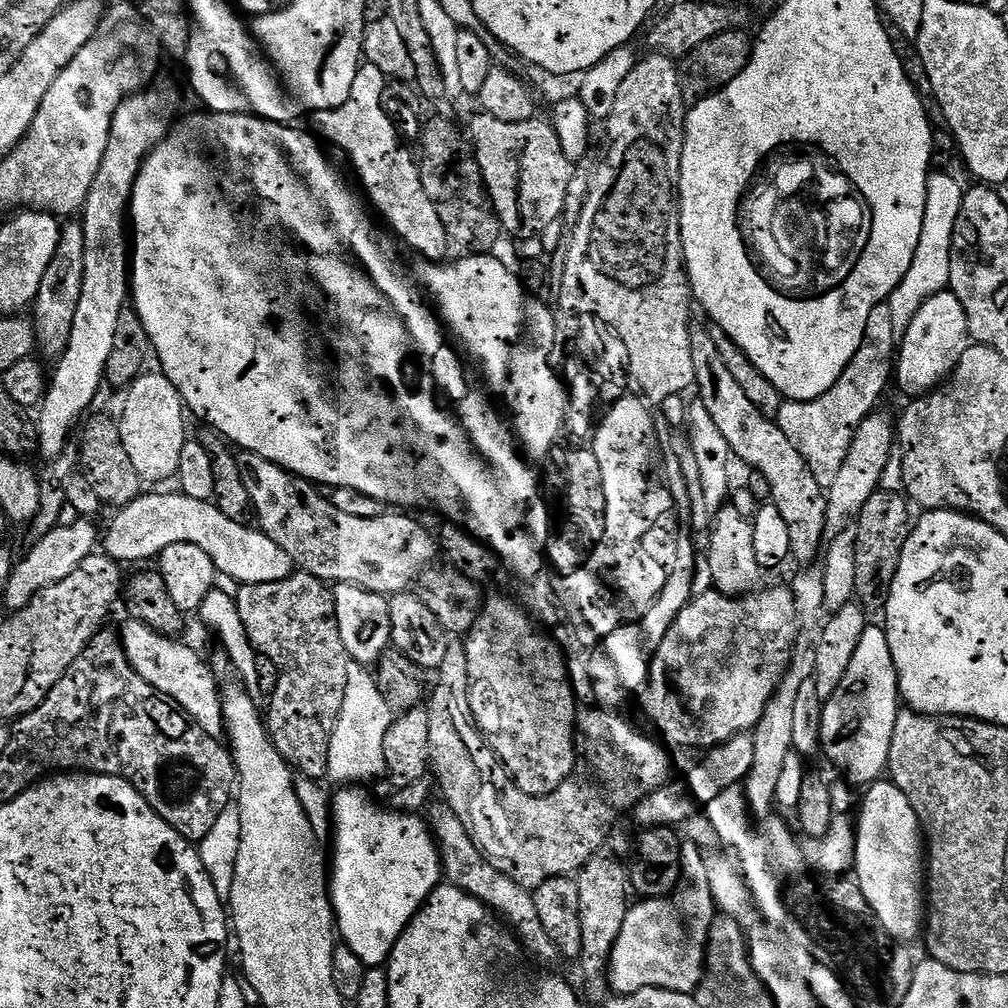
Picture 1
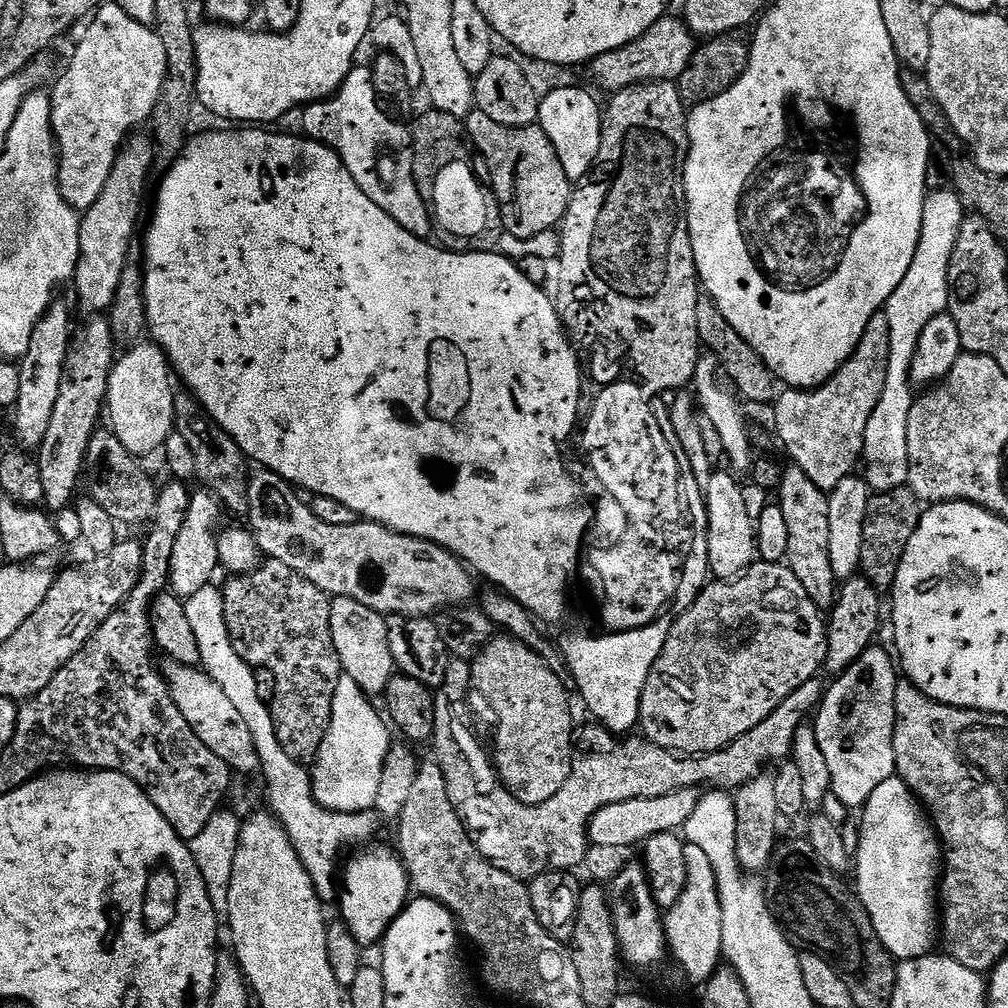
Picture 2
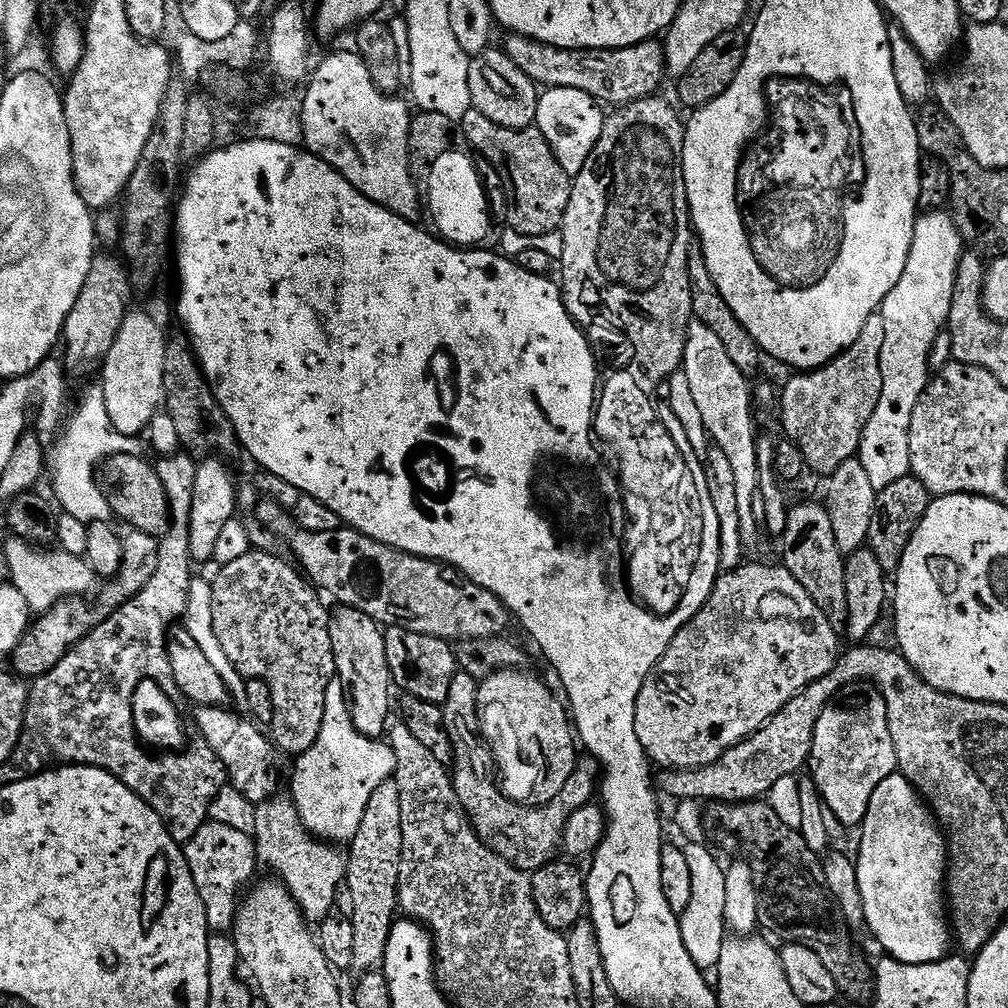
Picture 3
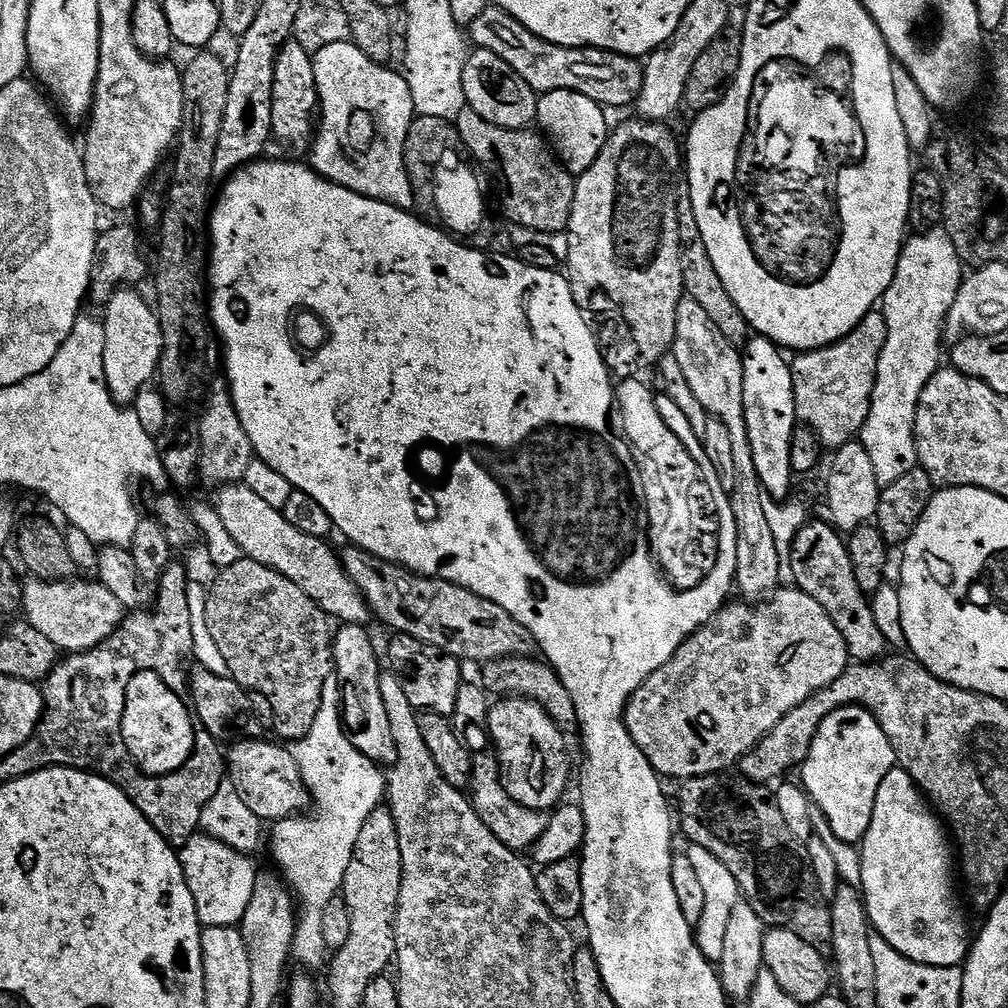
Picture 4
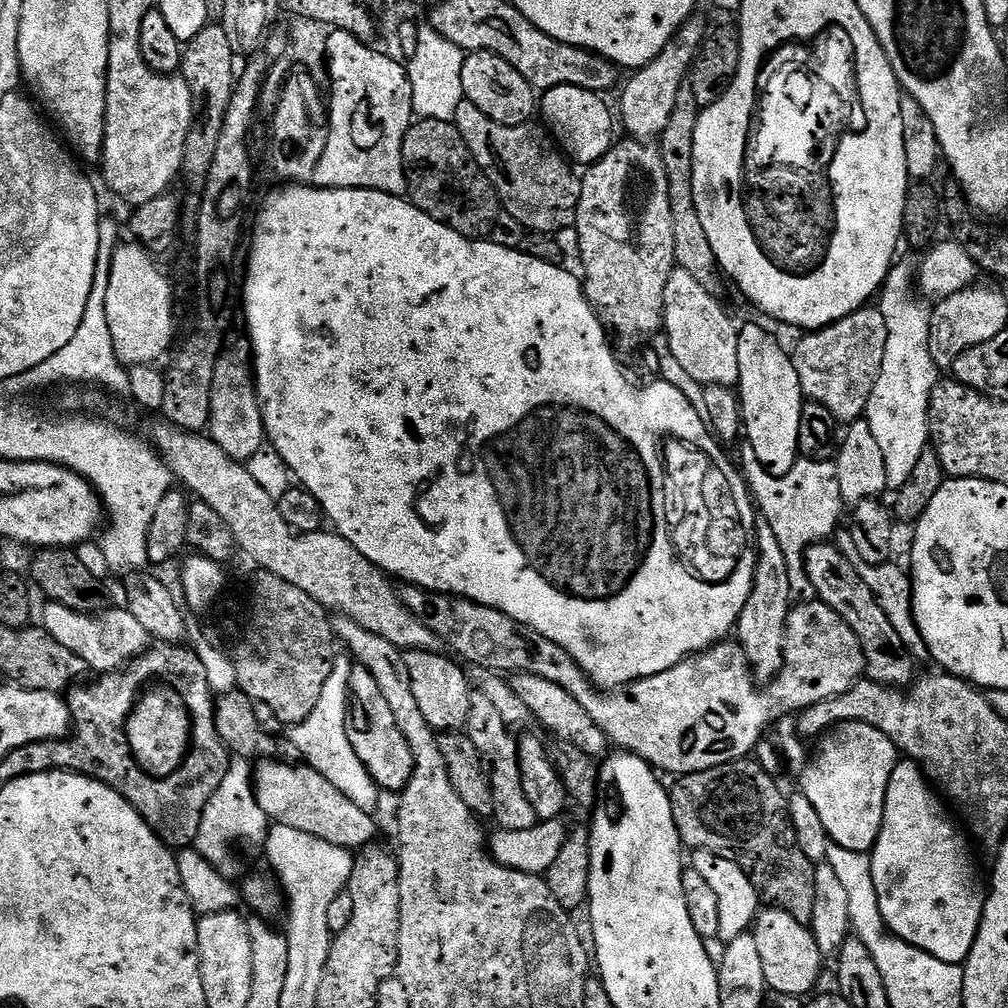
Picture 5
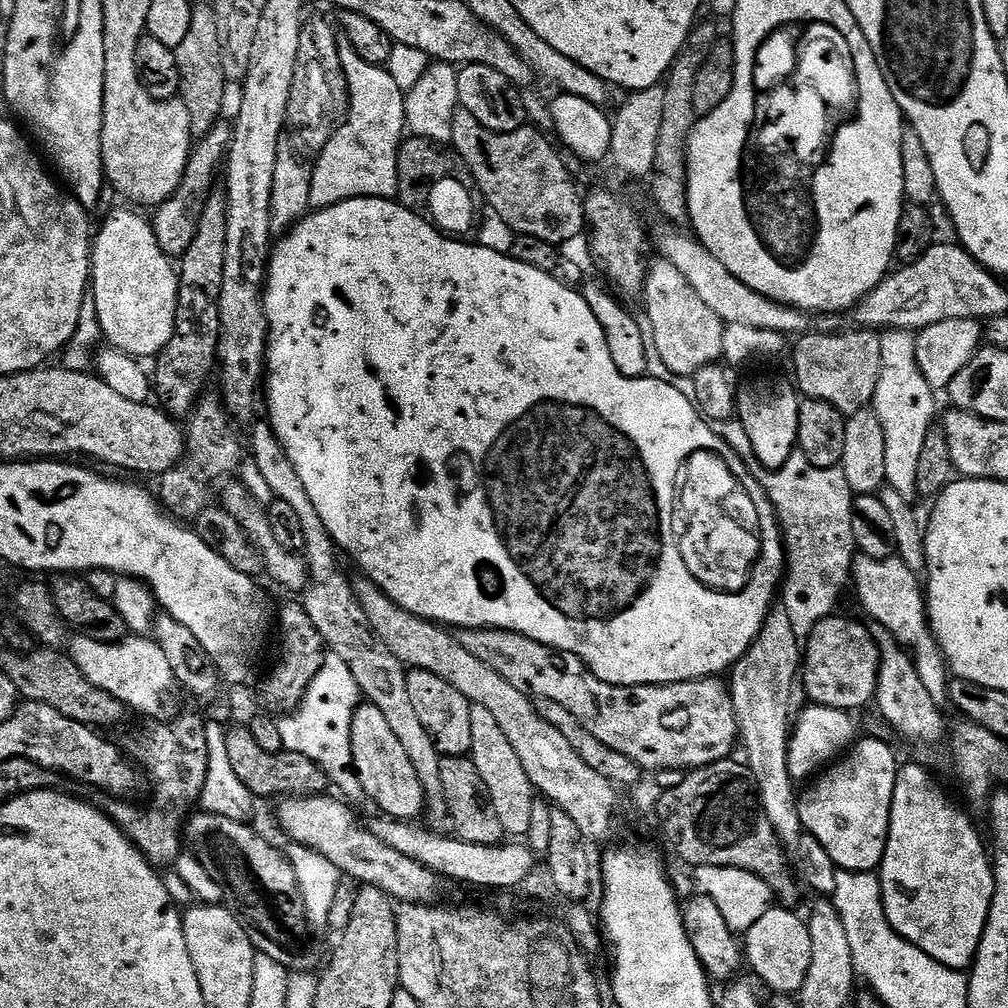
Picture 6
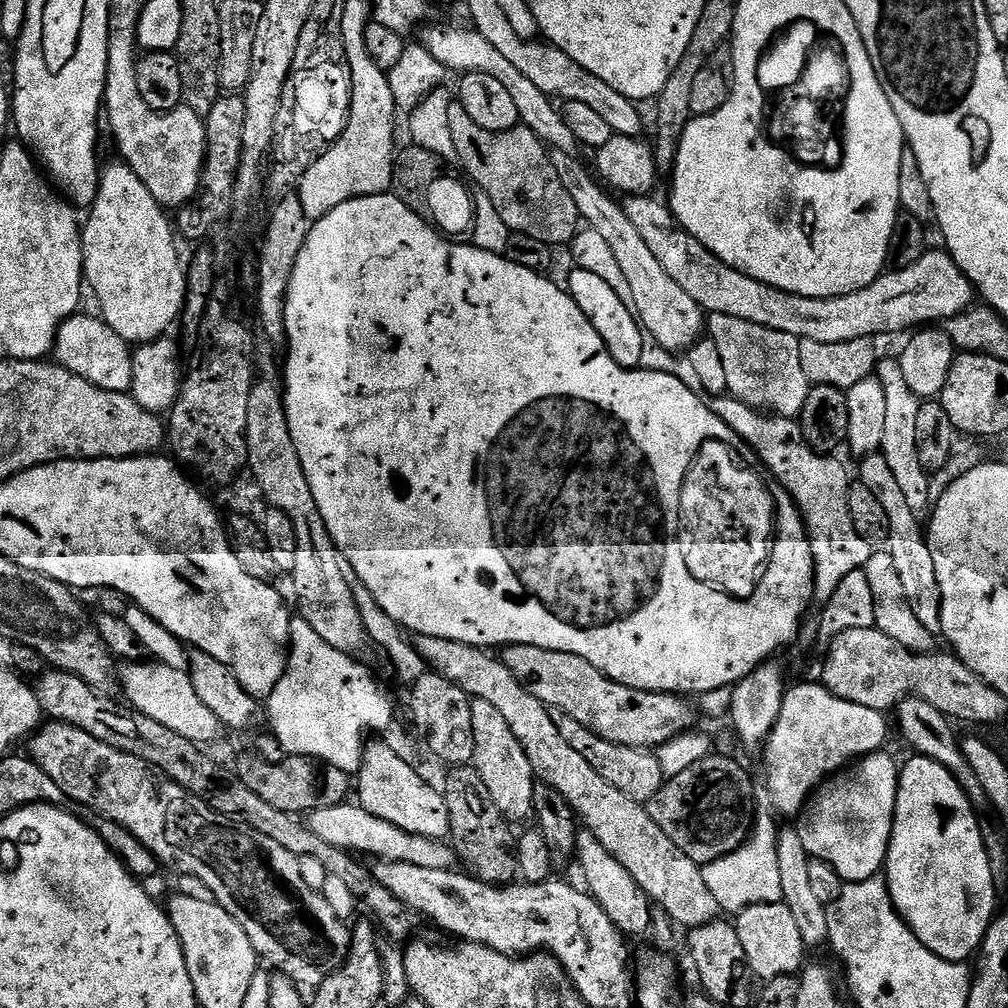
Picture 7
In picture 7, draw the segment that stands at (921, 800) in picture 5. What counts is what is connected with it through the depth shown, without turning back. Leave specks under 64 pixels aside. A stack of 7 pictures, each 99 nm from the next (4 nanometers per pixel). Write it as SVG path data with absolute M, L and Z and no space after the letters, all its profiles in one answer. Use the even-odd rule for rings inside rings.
M913 755L899 769L896 813L892 837L888 843L886 879L888 893L896 913L907 923L909 930L938 958L968 962L979 953L984 936L998 912L998 893L990 874L990 860L982 842L978 819L970 798L956 781L954 774L938 762L925 756Z

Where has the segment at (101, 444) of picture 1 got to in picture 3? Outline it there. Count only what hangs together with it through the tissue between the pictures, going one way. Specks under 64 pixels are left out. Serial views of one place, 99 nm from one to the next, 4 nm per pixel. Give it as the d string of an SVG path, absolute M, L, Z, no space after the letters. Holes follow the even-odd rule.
M118 454L105 460L102 465L102 487L107 496L112 515L118 521L128 524L133 532L150 534L161 538L168 532L171 518L167 502L166 489L162 484L155 467L143 460L143 455Z

